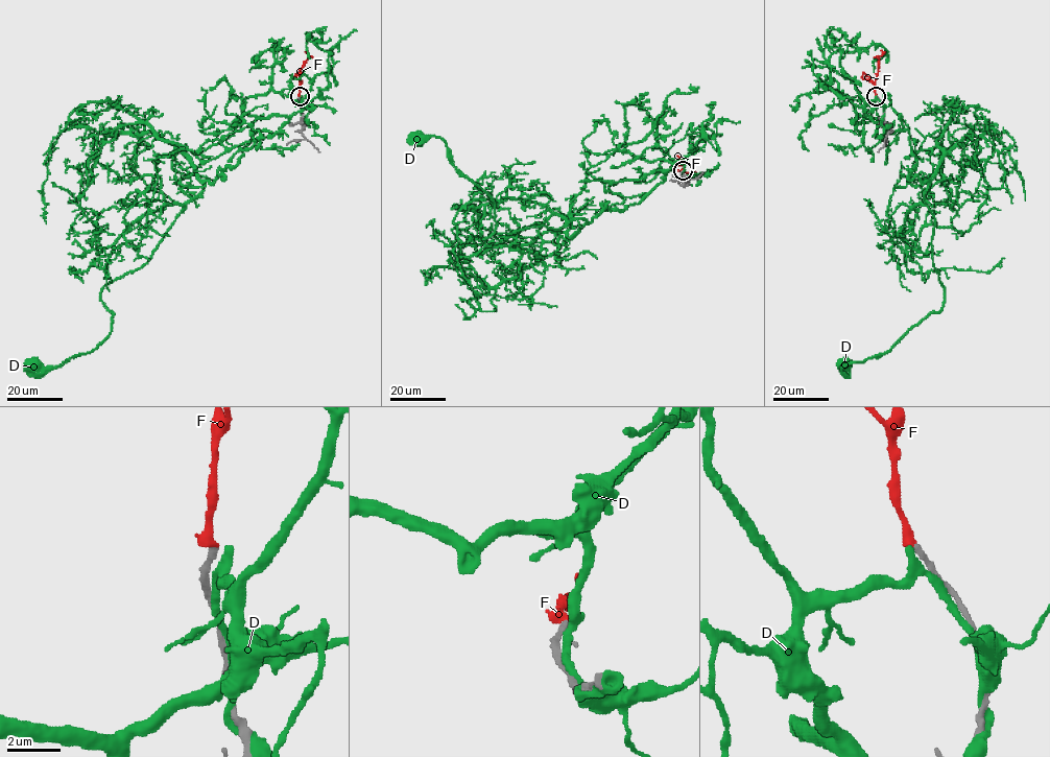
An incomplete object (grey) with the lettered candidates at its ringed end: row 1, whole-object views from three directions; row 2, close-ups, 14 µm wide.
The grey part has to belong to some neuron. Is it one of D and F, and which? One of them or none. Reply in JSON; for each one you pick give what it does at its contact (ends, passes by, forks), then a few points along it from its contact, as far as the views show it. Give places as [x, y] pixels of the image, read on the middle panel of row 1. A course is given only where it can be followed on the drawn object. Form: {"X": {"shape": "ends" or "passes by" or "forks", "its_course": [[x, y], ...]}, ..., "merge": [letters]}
{"merge": []}

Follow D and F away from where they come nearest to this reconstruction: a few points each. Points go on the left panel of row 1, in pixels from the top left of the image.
D: (300, 97), (102, 288), (110, 334), (32, 365)
F: (300, 96), (299, 71), (308, 57), (308, 50)

